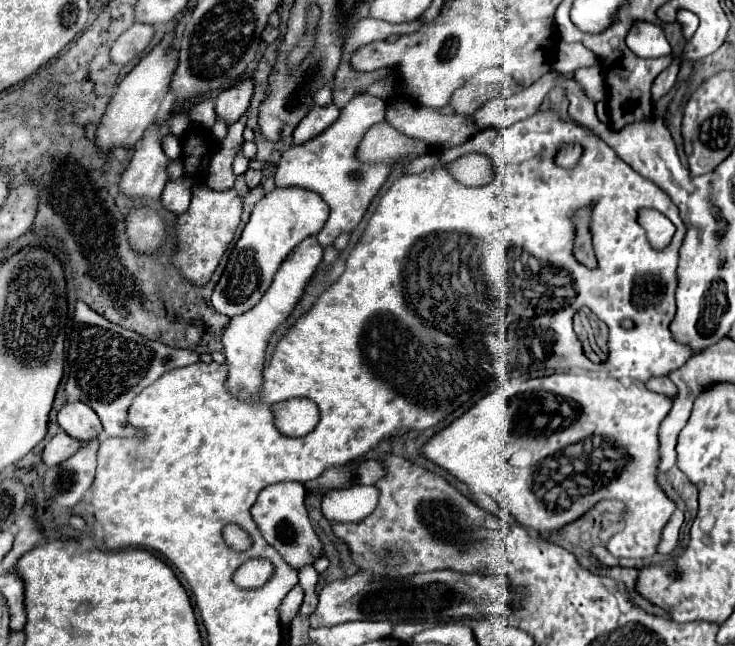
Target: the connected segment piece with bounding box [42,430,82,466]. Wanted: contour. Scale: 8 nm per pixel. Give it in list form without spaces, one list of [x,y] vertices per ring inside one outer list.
[[[58,432],[46,446],[42,452],[42,462],[46,466],[54,466],[60,464],[60,460],[66,460],[66,456],[72,456],[72,452],[76,452],[80,448],[82,442],[74,440],[72,436],[68,436],[66,432]]]

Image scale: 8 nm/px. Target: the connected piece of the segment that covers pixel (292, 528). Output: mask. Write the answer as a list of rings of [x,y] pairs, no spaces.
[[[278,482],[266,486],[260,494],[256,504],[252,506],[250,514],[256,522],[258,530],[262,532],[262,538],[278,550],[278,554],[294,568],[300,568],[304,564],[312,564],[316,556],[324,554],[322,542],[318,540],[316,532],[312,530],[312,524],[308,520],[308,510],[304,506],[306,488],[300,482]]]

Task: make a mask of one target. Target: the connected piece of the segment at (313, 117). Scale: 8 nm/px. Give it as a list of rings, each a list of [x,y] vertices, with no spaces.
[[[328,104],[328,106],[314,106],[306,118],[296,126],[292,138],[294,144],[302,144],[314,136],[318,136],[322,130],[326,130],[336,118],[340,116],[340,108],[336,104]]]

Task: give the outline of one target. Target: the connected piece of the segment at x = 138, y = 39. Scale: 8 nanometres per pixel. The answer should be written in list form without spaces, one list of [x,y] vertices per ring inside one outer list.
[[[134,24],[130,26],[112,46],[110,58],[118,66],[126,66],[134,56],[142,54],[154,36],[154,26],[148,24]]]

